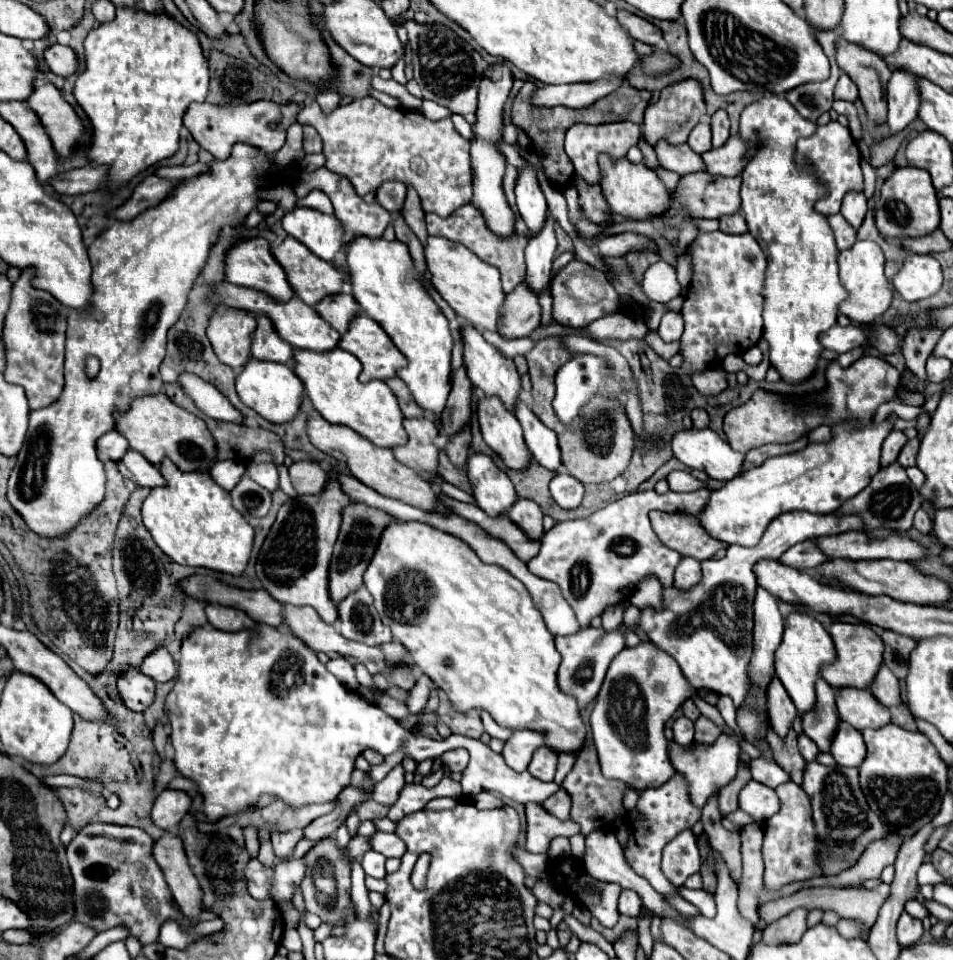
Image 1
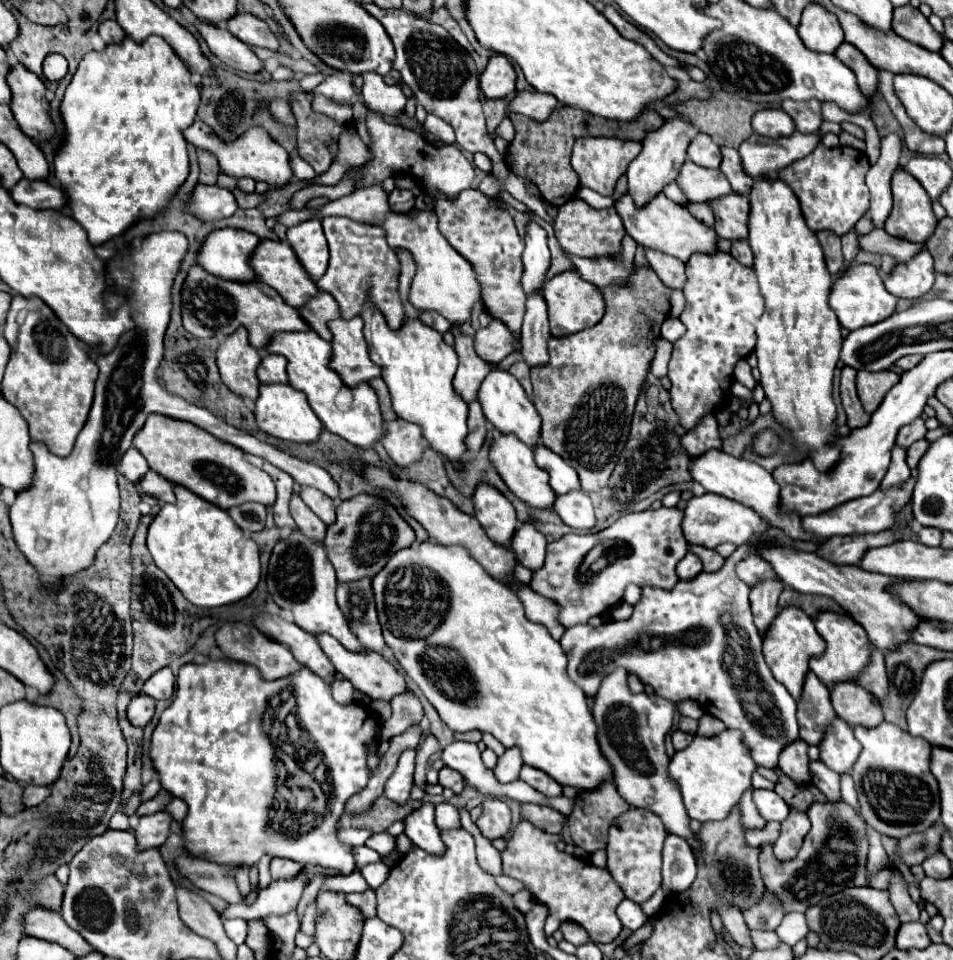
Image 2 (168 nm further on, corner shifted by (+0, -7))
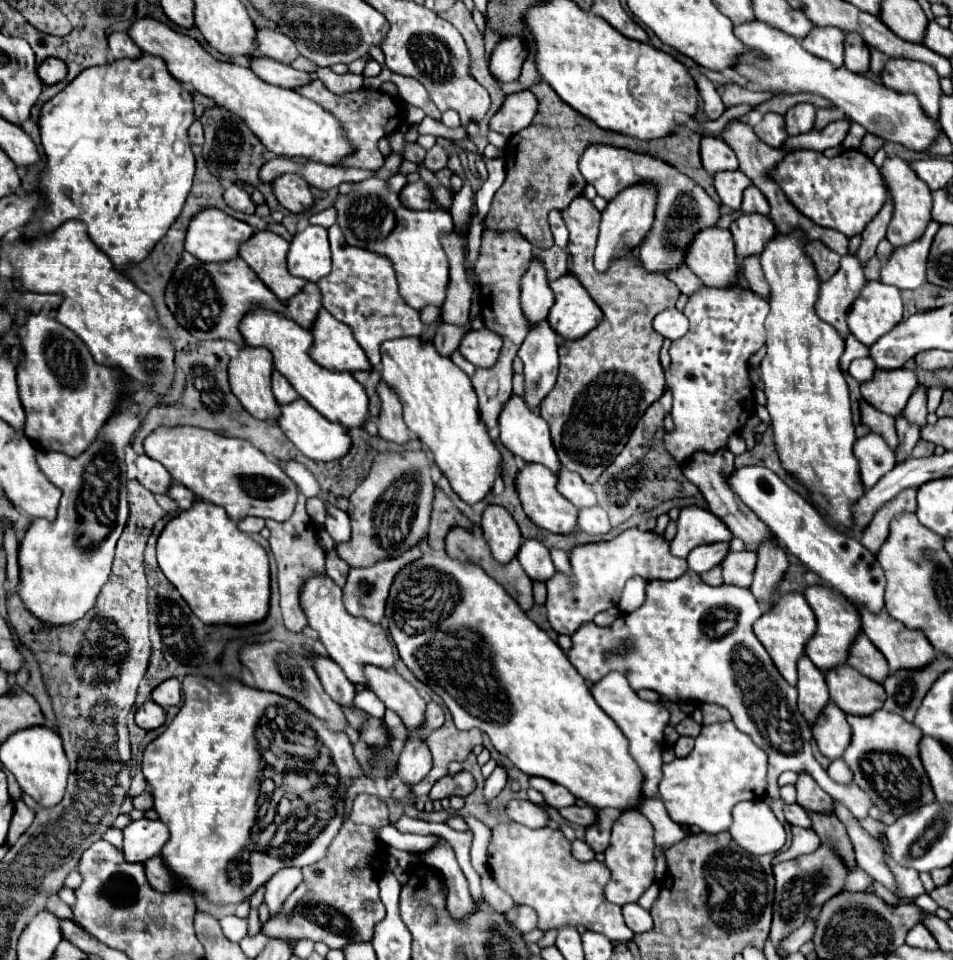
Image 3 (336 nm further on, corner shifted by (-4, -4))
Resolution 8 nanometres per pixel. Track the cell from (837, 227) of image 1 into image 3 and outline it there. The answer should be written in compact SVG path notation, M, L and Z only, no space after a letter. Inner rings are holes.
M811 241L807 245L807 255L813 259L817 275L821 281L827 281L829 277L833 277L837 273L841 255L825 249L825 245L821 245L821 241Z

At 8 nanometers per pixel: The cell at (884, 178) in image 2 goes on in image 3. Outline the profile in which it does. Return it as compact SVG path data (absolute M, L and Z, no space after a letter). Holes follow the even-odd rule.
M887 189L887 199L885 199L881 213L877 213L877 217L873 217L873 223L869 223L863 231L863 241L861 241L861 247L857 251L857 257L861 259L861 263L865 263L869 257L875 255L875 247L885 237L891 215L893 215L893 199L889 197L889 189Z

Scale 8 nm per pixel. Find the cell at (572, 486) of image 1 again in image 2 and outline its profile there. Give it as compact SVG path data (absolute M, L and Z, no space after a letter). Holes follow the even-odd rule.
M569 492L569 496L557 496L555 512L571 528L589 530L595 526L593 504L585 492Z

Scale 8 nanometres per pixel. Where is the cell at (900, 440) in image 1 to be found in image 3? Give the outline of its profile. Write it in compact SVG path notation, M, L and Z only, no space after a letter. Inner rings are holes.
M925 385L917 389L917 393L911 395L907 401L903 413L901 413L909 423L915 423L917 427L923 427L927 423L927 395L925 395Z

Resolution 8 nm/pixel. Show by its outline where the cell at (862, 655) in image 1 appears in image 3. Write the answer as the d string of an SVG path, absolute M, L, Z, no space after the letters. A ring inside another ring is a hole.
M807 587L803 595L817 617L817 631L813 639L807 643L805 655L809 655L813 665L825 673L833 667L847 663L851 643L861 633L861 617L857 607L849 599L845 599L841 593L833 593L833 589L829 587Z

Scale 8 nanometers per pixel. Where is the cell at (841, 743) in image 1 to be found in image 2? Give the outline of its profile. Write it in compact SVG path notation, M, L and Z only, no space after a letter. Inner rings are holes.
M835 718L823 734L819 752L821 752L821 762L827 768L839 774L849 774L861 752L861 746L853 736L853 728L845 720Z

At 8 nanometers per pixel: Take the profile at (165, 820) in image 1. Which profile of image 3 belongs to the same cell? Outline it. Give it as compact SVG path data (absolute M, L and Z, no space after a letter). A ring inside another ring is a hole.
M153 819L133 821L123 829L123 833L123 853L125 859L133 863L145 863L147 859L159 855L169 839L169 829L163 825L163 821Z

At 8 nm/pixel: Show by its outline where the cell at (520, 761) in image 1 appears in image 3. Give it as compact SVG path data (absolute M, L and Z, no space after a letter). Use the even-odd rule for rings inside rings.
M497 765L497 769L495 769L495 771L487 777L487 781L485 781L485 789L483 789L485 799L487 799L487 801L491 801L493 797L497 797L497 795L499 795L499 791L507 785L507 781L509 781L507 769L505 769L503 765Z

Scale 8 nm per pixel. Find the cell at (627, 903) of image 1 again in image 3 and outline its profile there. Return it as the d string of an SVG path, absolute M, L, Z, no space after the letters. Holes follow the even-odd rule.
M637 903L625 905L623 907L623 917L625 917L627 927L633 933L643 933L643 931L649 931L653 927L653 919L651 919L649 911L641 909L641 905L637 905Z

